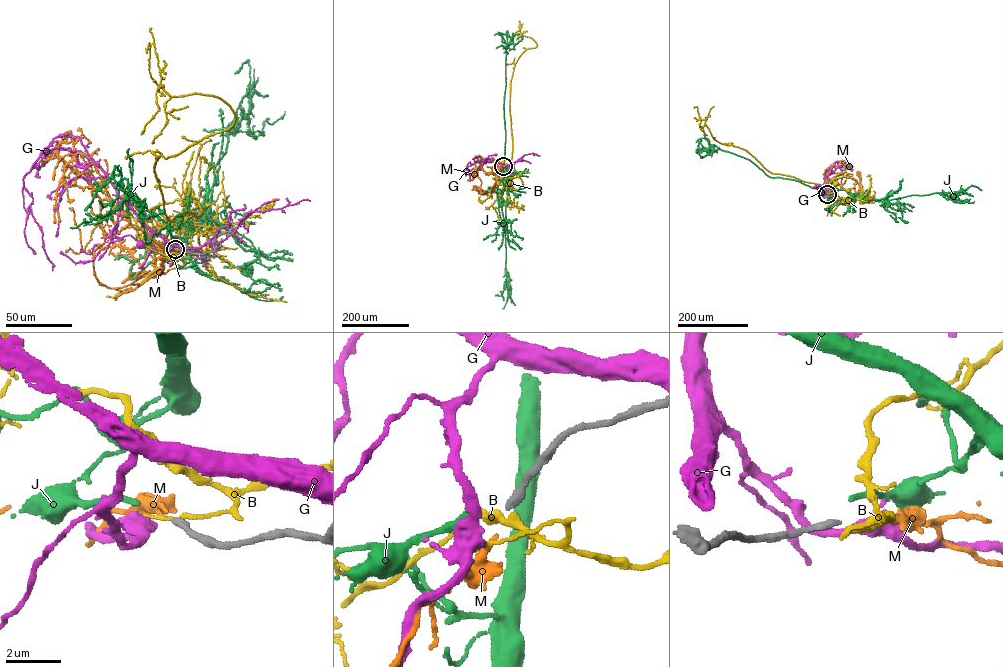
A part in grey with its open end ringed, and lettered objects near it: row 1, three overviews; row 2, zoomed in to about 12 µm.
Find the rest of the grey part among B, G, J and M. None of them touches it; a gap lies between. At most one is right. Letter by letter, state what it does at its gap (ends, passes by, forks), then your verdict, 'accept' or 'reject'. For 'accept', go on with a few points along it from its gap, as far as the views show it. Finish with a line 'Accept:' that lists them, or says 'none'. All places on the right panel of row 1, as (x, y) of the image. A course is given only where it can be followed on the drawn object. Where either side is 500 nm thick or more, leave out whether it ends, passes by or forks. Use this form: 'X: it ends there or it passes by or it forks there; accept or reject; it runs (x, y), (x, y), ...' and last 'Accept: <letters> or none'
B: it passes by; reject
G: it passes by; reject
J: it ends there; reject
M: it ends there; reject
Accept: none

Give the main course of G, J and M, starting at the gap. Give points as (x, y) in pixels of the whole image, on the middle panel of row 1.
G: (502, 166), (488, 158), (495, 155)
J: (502, 166), (497, 197), (504, 190), (520, 194), (517, 195)
M: (503, 166), (493, 186), (487, 190), (489, 191)

